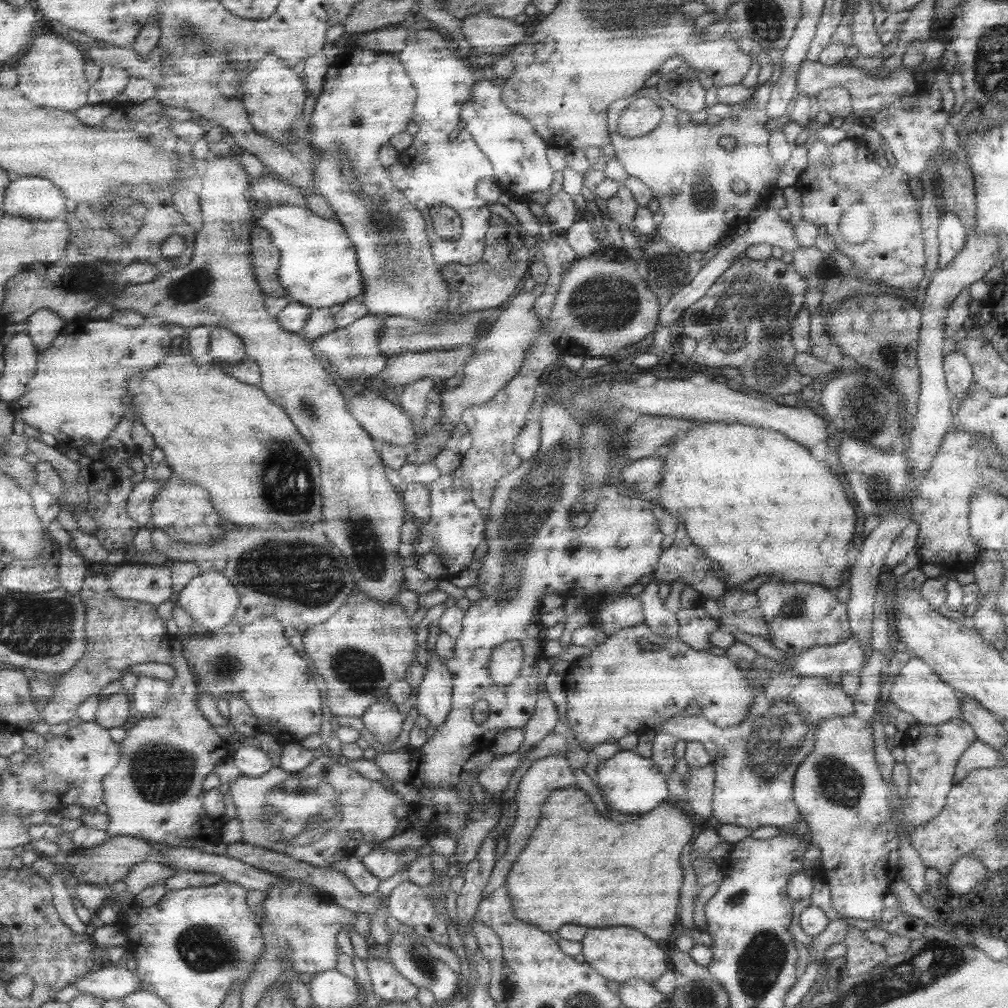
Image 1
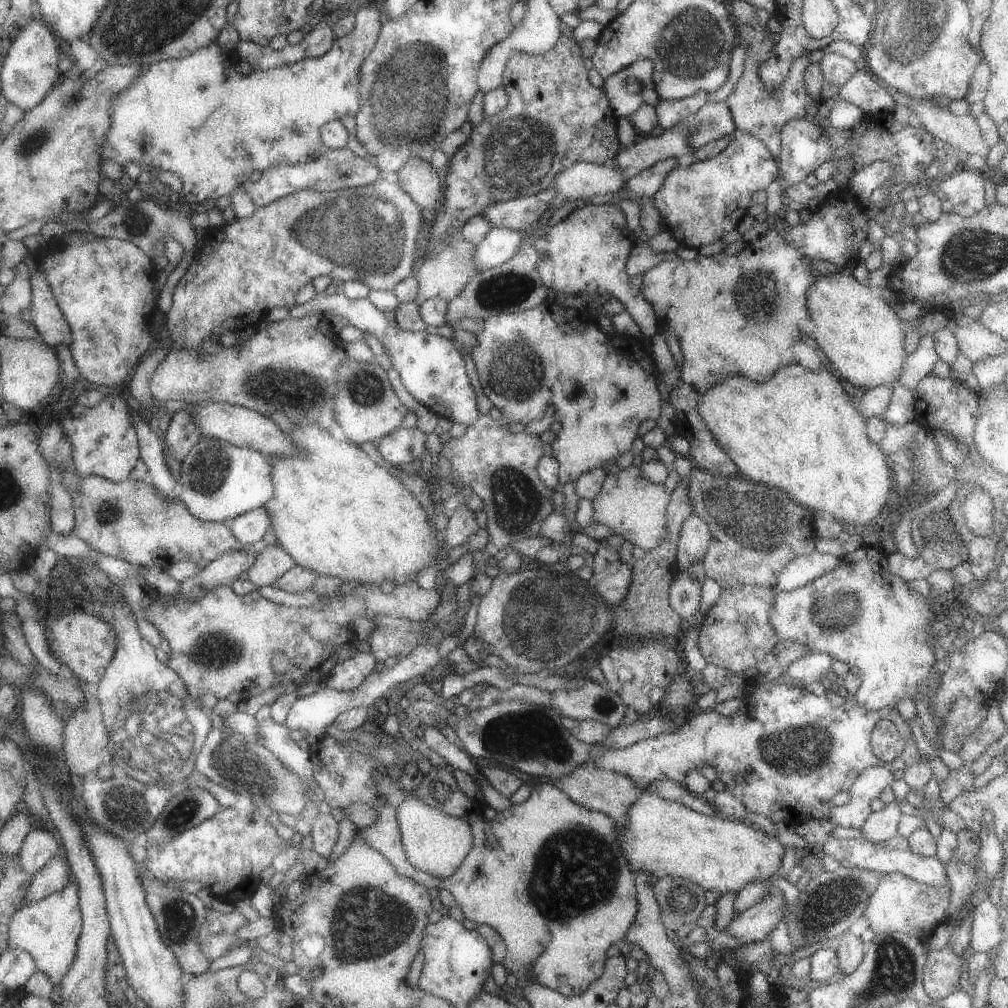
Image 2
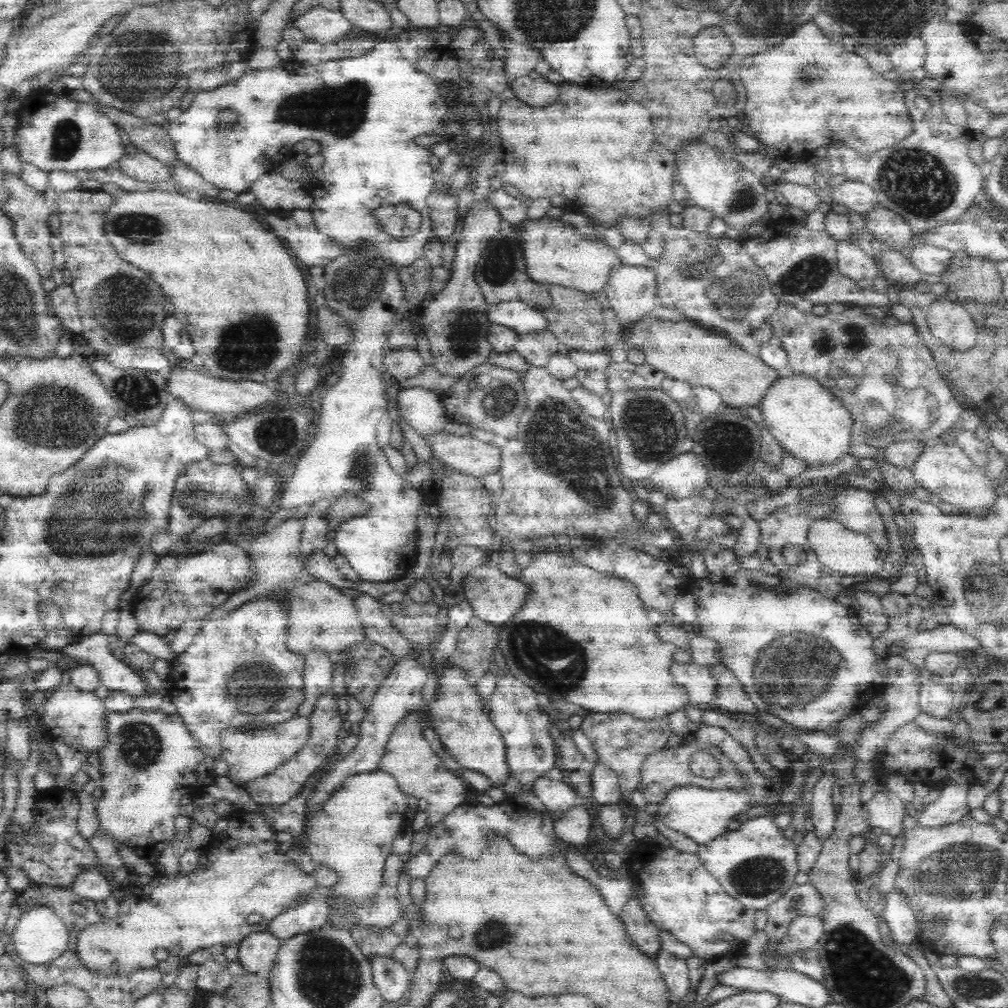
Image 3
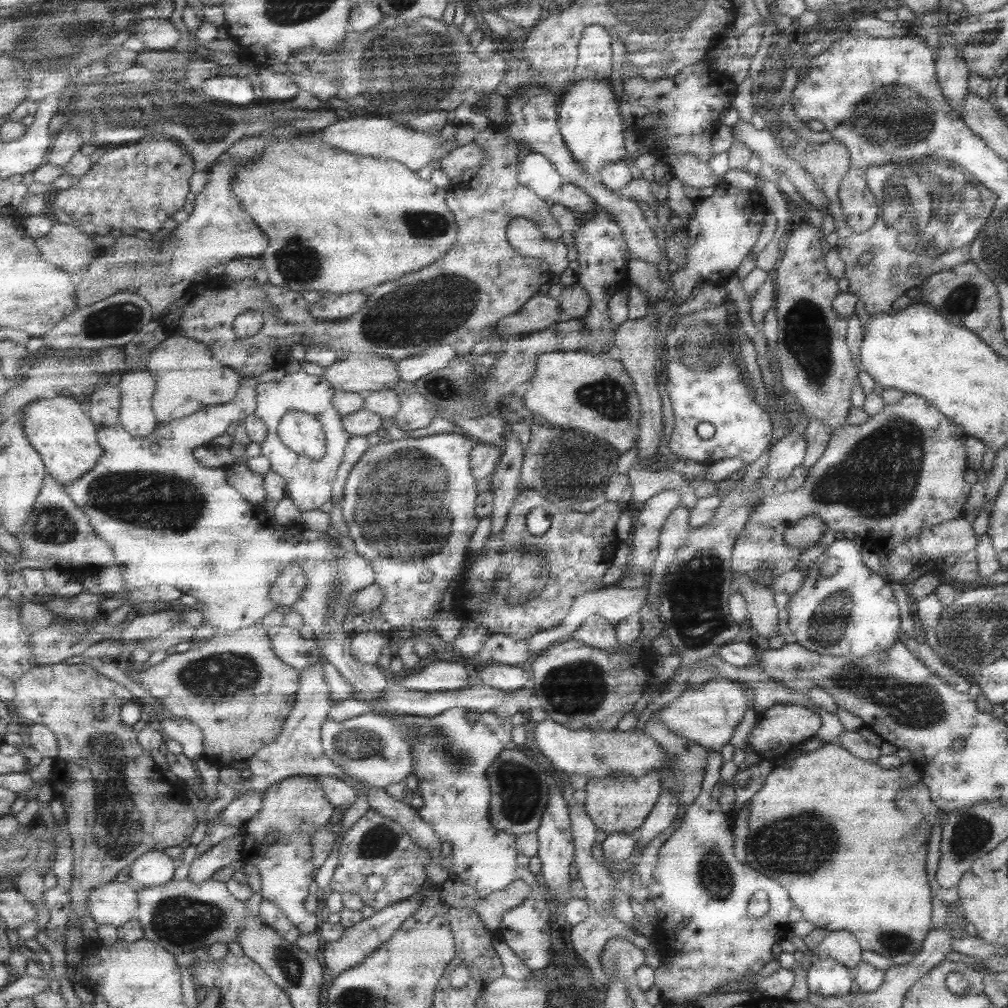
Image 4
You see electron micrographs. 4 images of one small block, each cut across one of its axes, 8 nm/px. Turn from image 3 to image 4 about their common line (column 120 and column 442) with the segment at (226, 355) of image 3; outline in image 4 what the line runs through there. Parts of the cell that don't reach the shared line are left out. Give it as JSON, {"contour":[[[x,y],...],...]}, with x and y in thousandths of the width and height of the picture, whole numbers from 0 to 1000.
{"contour":[[[310,137],[305,141],[295,139],[293,143],[275,141],[259,155],[259,159],[255,163],[249,163],[243,169],[239,169],[239,173],[235,175],[235,185],[229,187],[231,192],[235,194],[235,198],[239,200],[241,208],[249,213],[255,220],[255,224],[267,234],[267,245],[260,252],[260,257],[269,281],[295,290],[313,288],[316,292],[326,290],[336,293],[360,290],[364,284],[376,284],[376,282],[382,282],[388,278],[396,278],[402,272],[425,266],[449,246],[449,242],[455,237],[455,226],[453,226],[453,218],[451,218],[452,213],[443,204],[443,188],[434,187],[427,180],[418,179],[413,170],[406,168],[398,161],[380,160],[368,156],[356,157],[356,155],[350,155],[350,153],[344,153],[338,149],[334,151],[334,149],[334,147],[314,143],[314,140]]]}

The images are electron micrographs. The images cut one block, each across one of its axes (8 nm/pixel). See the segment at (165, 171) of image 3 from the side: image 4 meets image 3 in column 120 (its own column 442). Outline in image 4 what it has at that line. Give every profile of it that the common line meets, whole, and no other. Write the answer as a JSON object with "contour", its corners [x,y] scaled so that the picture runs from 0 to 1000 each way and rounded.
{"contour":[[[467,140],[458,145],[451,146],[437,161],[437,168],[446,179],[455,175],[463,176],[469,173],[477,162],[478,149]]]}

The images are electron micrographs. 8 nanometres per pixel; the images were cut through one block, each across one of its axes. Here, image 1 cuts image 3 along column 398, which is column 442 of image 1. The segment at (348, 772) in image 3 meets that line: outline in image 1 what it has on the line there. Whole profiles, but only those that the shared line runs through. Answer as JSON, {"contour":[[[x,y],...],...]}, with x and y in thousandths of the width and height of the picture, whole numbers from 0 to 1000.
{"contour":[[[433,648],[427,650],[423,664],[411,697],[415,708],[426,715],[426,723],[431,726],[447,707],[450,675],[441,654]]]}

